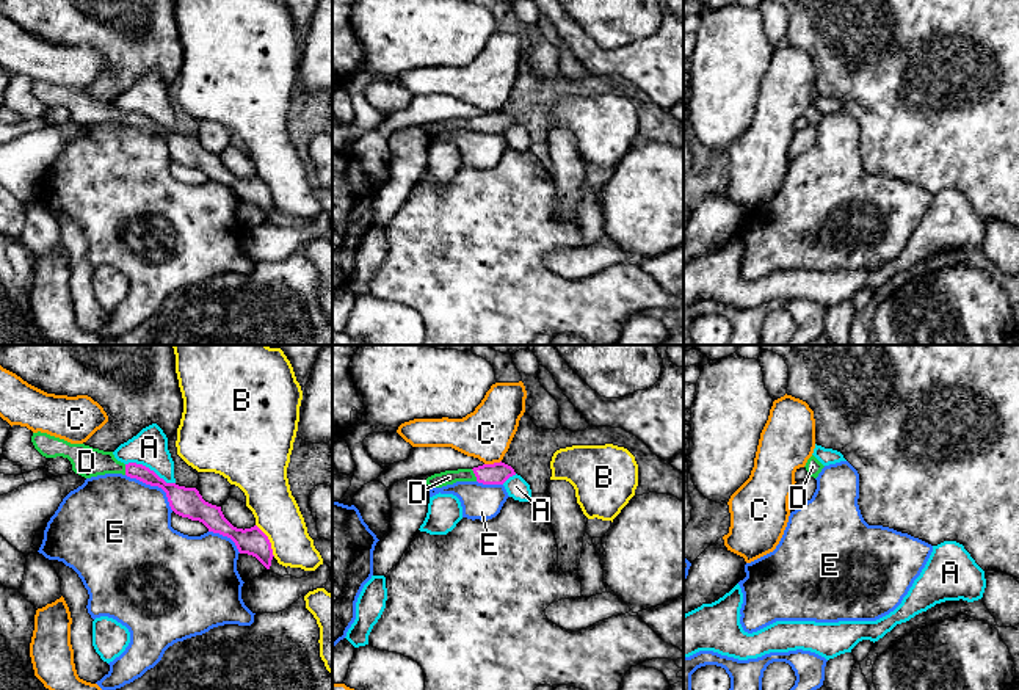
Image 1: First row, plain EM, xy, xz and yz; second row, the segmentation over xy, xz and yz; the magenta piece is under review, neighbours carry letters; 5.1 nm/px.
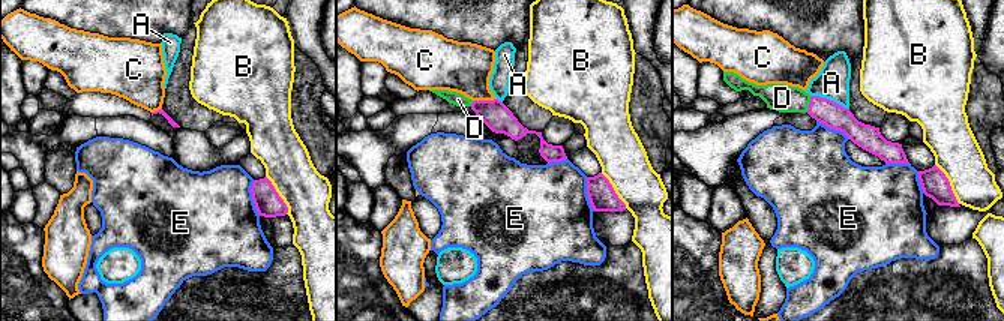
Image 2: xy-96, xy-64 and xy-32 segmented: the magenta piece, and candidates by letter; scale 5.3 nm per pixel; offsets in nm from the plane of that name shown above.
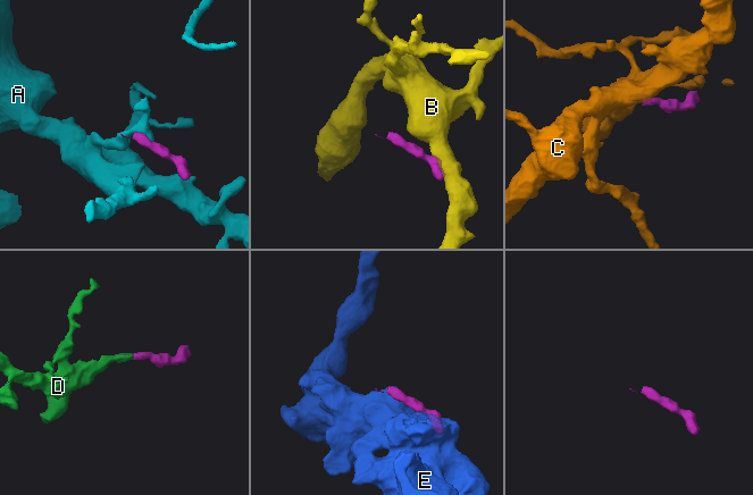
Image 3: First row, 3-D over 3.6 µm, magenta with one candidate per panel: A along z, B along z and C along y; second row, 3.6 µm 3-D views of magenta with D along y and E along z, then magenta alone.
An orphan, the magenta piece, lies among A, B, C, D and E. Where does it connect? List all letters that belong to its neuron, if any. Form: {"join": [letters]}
{"join": ["D"]}

